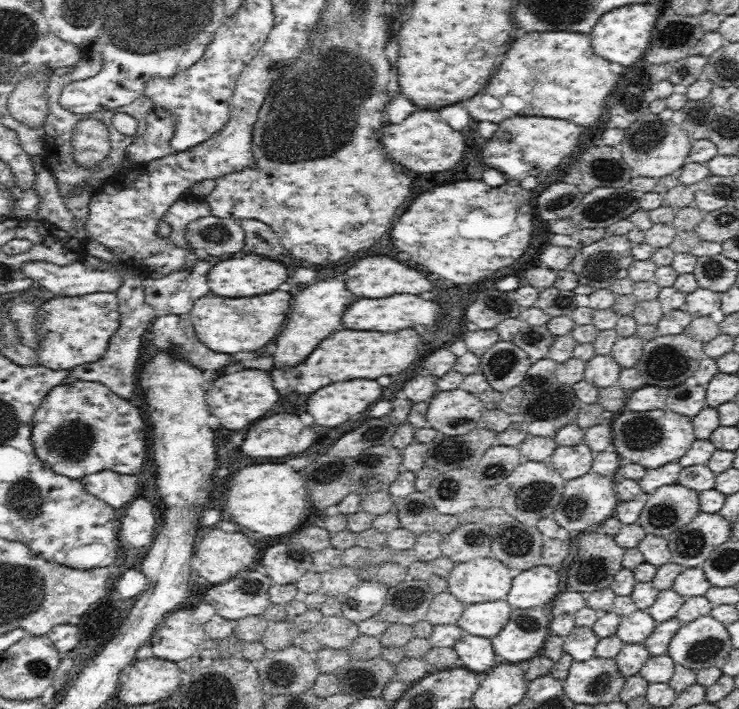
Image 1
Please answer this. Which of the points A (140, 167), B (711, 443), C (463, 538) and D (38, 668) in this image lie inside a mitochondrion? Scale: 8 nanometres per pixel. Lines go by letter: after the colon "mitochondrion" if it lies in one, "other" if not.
A: other
B: other
C: other
D: mitochondrion

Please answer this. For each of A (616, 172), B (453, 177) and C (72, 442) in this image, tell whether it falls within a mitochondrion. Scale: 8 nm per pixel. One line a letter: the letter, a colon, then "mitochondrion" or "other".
A: mitochondrion
B: other
C: mitochondrion

